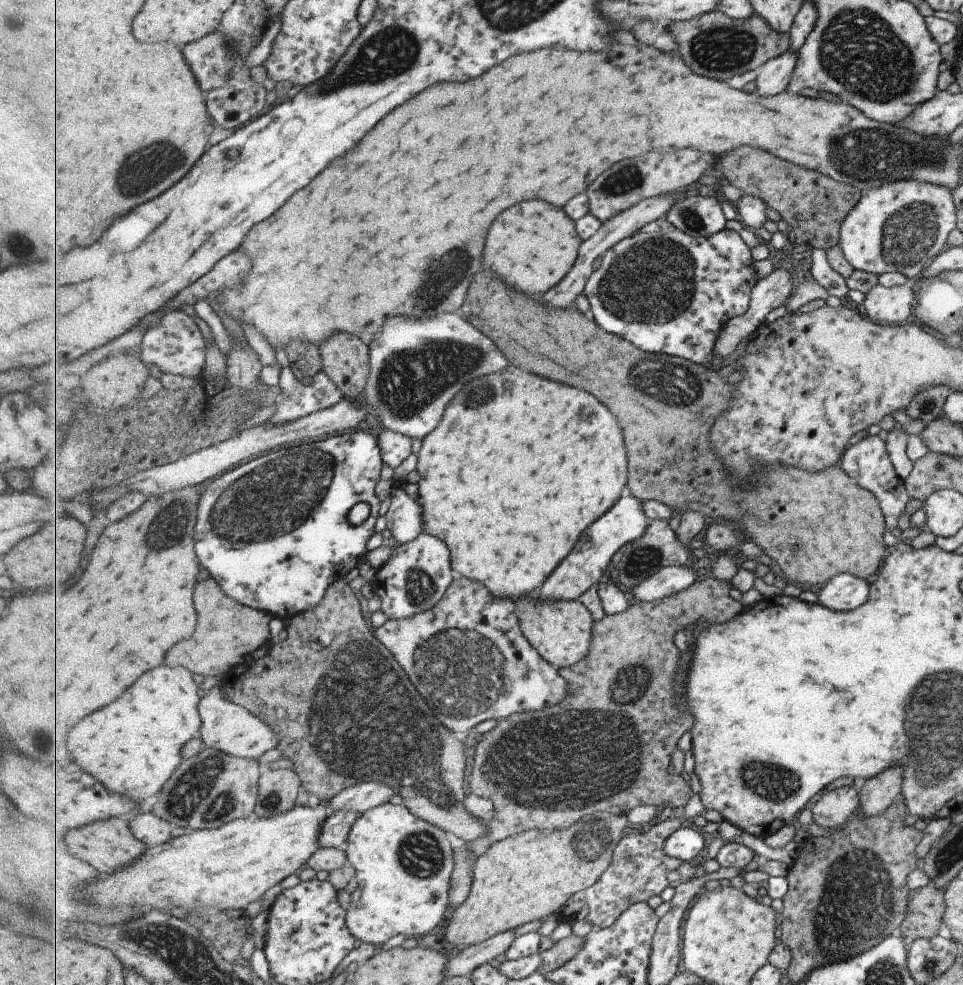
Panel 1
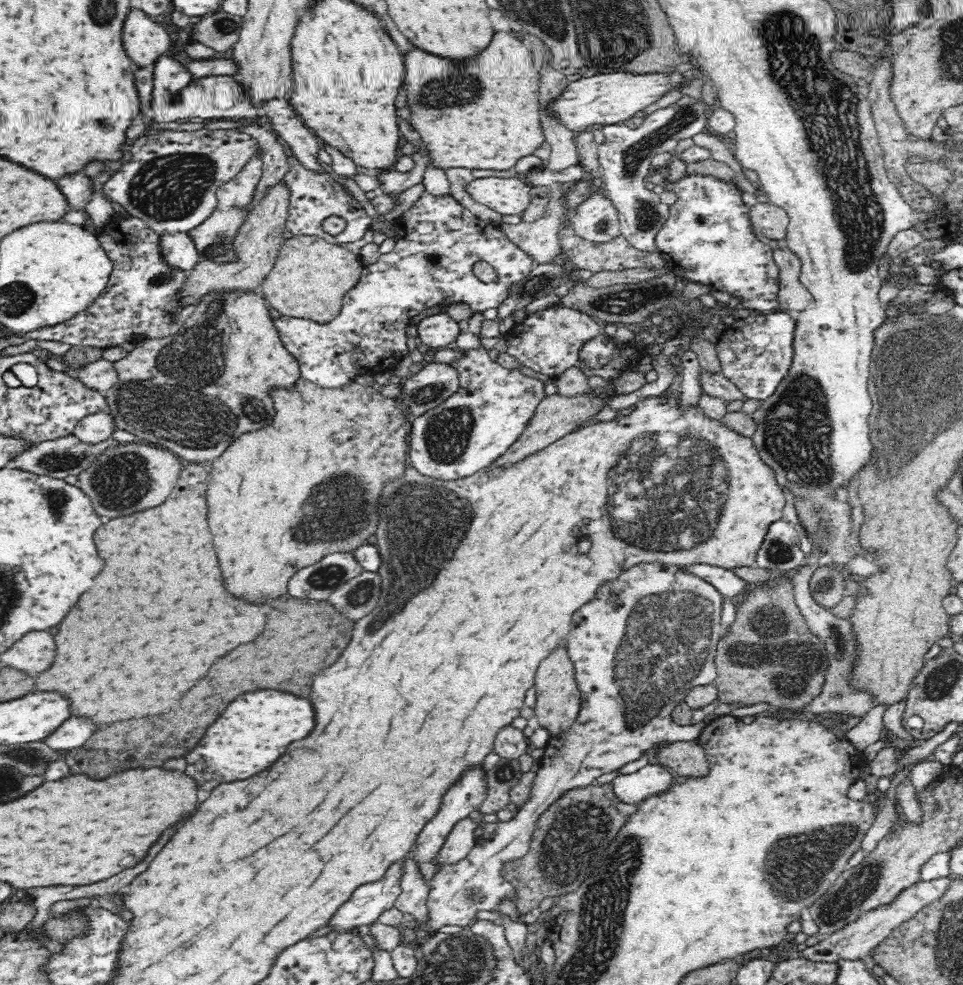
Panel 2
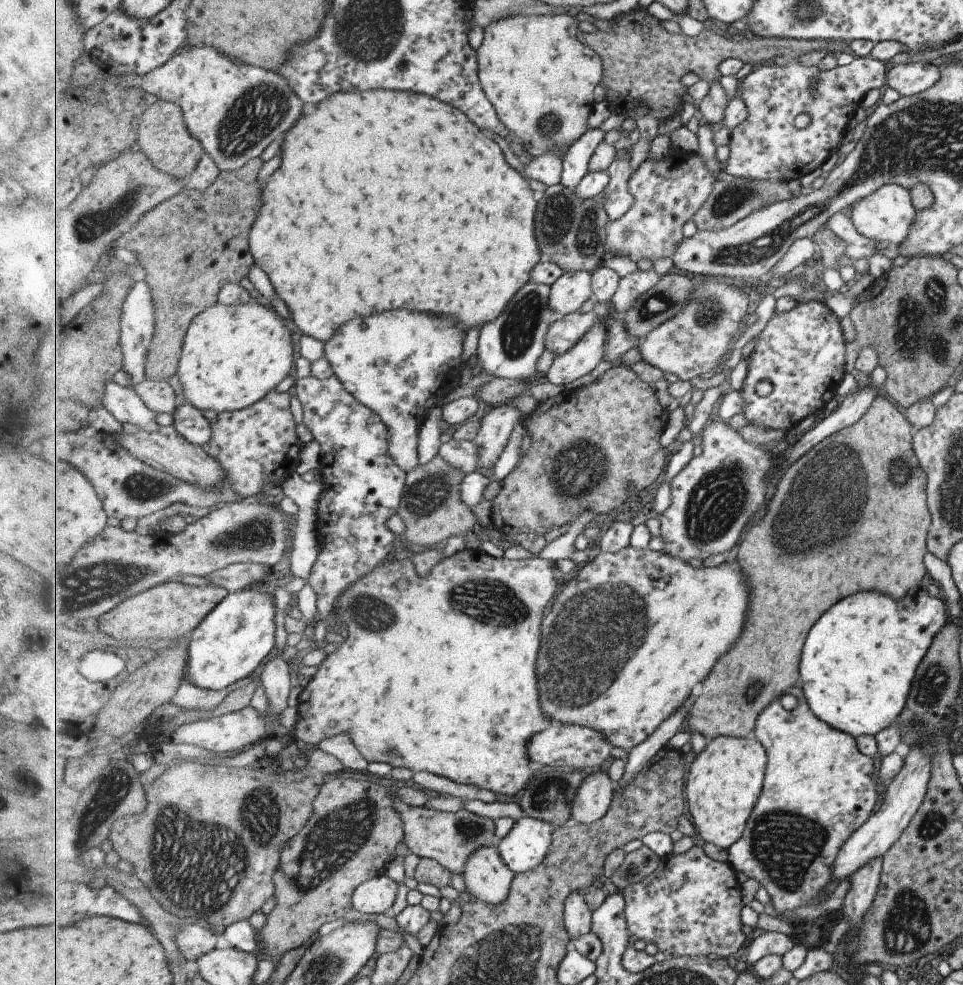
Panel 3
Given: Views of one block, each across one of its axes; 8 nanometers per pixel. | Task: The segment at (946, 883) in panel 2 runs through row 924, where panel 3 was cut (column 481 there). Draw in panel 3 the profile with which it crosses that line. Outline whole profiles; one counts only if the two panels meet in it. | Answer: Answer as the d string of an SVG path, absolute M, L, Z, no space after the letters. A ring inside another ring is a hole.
M498 847L477 849L464 870L468 892L492 905L501 904L507 898L515 875L503 860Z

